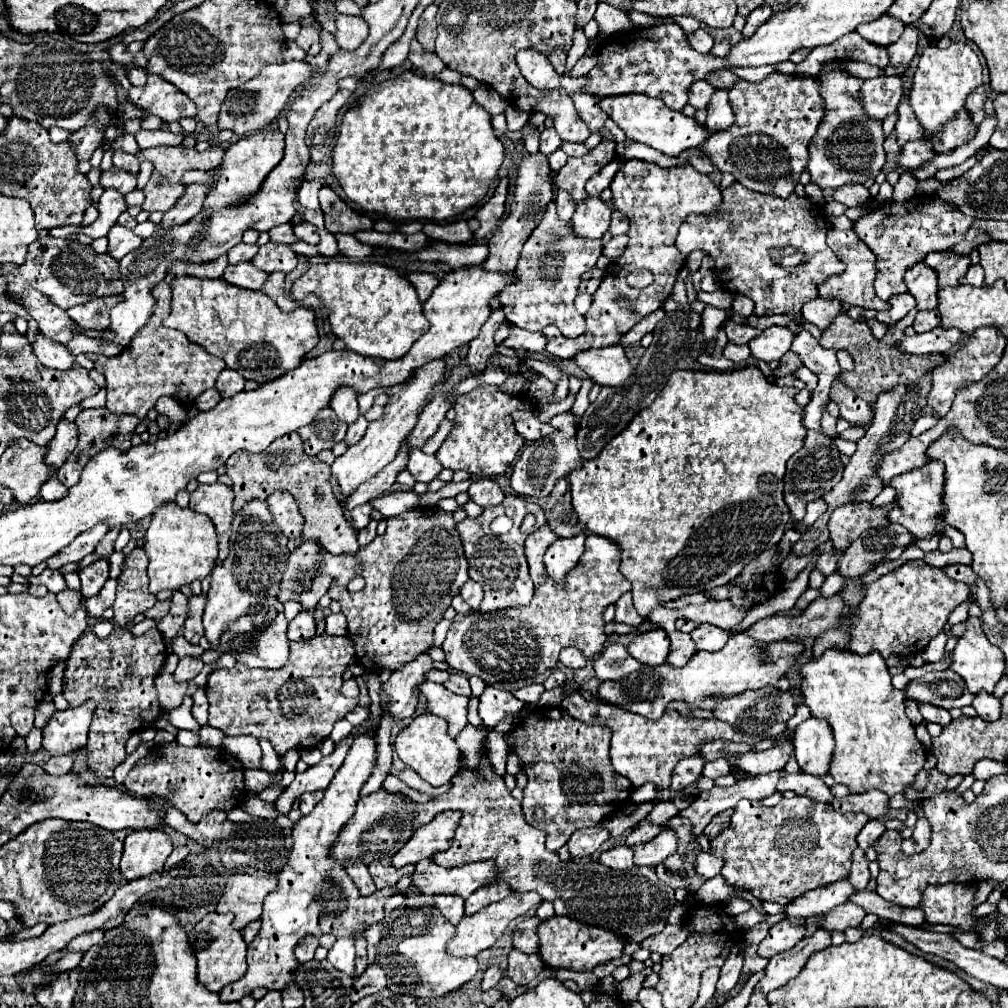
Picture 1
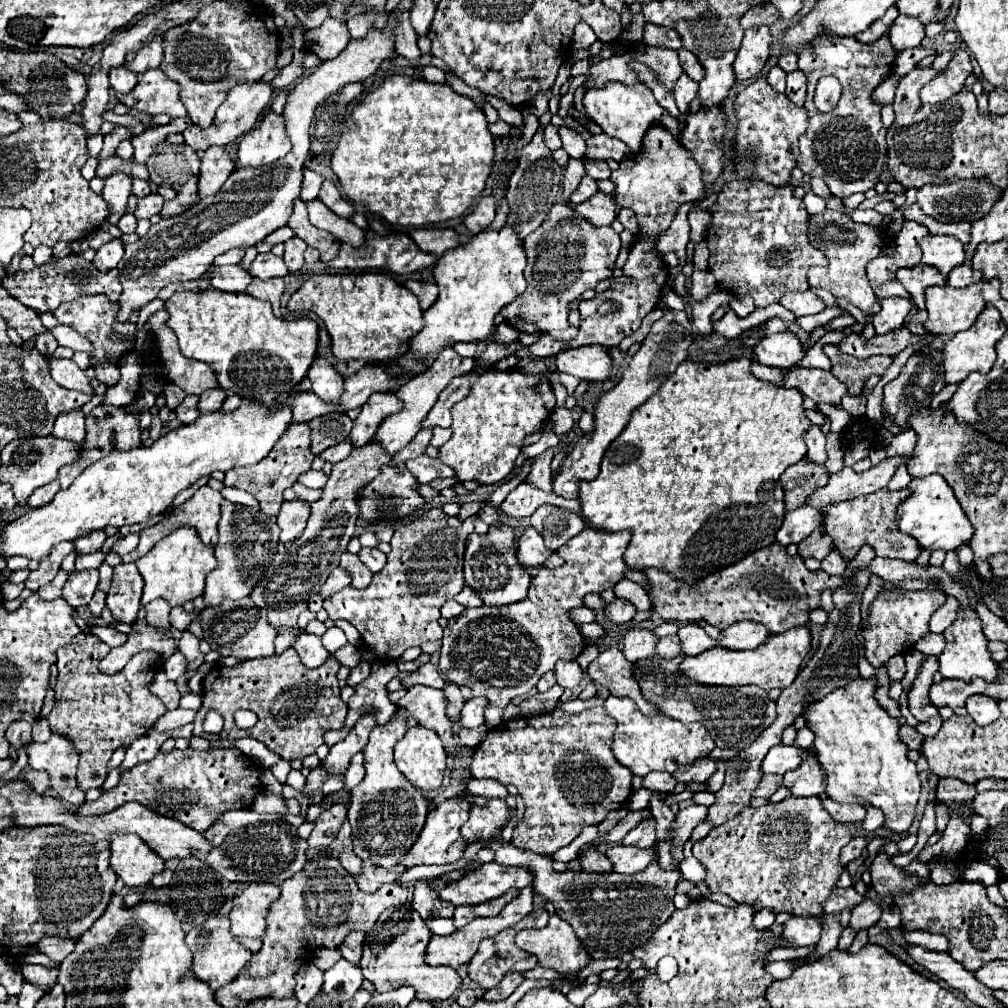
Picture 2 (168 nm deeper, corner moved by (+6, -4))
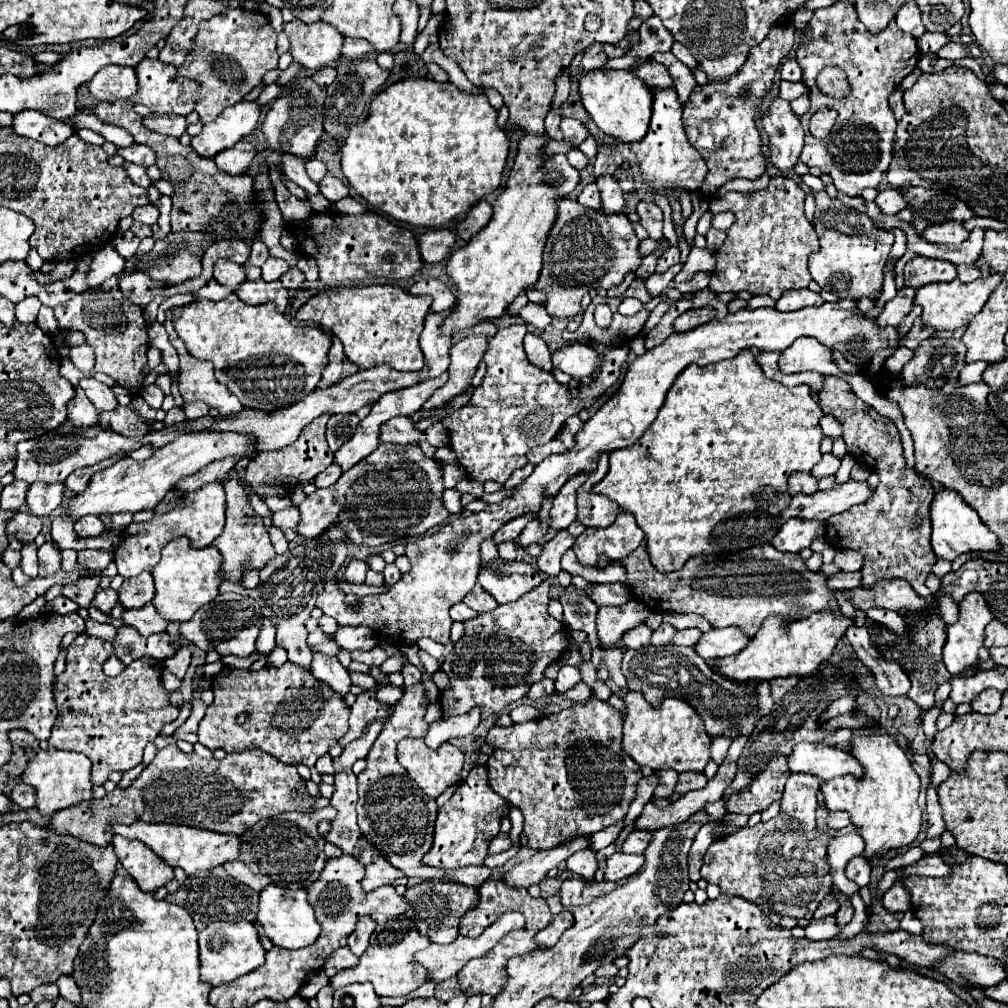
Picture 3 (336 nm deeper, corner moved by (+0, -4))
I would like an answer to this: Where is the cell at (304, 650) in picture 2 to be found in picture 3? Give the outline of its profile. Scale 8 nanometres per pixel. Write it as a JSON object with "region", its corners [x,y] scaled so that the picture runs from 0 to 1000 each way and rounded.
{"region":[[[312,647],[310,649],[308,665],[310,665],[310,669],[315,675],[323,677],[331,687],[337,687],[339,690],[343,690],[347,687],[347,671],[345,671],[345,665],[335,657],[333,651]]]}

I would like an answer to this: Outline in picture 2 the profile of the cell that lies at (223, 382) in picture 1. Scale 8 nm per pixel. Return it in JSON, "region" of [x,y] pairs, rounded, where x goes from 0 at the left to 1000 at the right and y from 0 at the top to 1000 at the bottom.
{"region":[[[212,385],[212,387],[204,387],[202,391],[198,391],[196,395],[196,409],[198,411],[206,411],[206,409],[214,409],[218,407],[222,395],[224,395],[224,387],[220,385]]]}

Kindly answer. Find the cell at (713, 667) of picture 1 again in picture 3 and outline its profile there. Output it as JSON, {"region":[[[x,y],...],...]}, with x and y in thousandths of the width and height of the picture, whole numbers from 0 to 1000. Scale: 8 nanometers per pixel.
{"region":[[[823,605],[823,607],[812,607],[812,609],[808,607],[808,611],[802,611],[798,615],[788,615],[782,621],[782,625],[778,625],[778,615],[764,611],[738,645],[734,645],[728,651],[710,653],[706,657],[706,663],[714,671],[732,675],[732,677],[766,675],[772,671],[802,671],[802,669],[808,669],[813,657],[825,649],[829,637],[845,619],[847,617],[839,613],[837,609]]]}

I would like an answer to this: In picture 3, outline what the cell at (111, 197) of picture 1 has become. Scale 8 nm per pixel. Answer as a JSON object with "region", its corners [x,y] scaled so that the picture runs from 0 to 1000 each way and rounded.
{"region":[[[123,163],[123,169],[125,169],[127,177],[129,177],[133,183],[137,183],[137,185],[141,185],[141,187],[147,187],[147,185],[151,183],[149,177],[147,177],[147,173],[145,173],[145,167],[139,167],[137,163]]]}

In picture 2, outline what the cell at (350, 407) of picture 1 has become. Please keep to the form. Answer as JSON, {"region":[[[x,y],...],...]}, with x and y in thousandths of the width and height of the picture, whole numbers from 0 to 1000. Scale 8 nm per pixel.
{"region":[[[315,353],[310,359],[310,365],[306,369],[306,377],[310,383],[310,389],[315,391],[323,399],[333,399],[341,389],[341,377],[329,363],[329,359],[321,353]]]}

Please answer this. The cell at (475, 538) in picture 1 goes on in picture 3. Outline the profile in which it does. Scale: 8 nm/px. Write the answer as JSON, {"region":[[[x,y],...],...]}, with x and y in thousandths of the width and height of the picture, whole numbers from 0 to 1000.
{"region":[[[494,554],[486,562],[478,562],[474,567],[474,579],[480,581],[484,589],[492,593],[492,597],[508,597],[524,589],[538,577],[534,565],[530,565],[524,558],[504,558]]]}

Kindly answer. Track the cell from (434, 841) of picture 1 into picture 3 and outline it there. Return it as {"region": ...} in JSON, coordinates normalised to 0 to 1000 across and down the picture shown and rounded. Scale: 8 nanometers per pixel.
{"region":[[[472,758],[464,772],[454,780],[450,790],[435,804],[431,837],[419,851],[419,857],[431,861],[460,861],[464,857],[478,857],[484,847],[486,831],[494,827],[496,810],[504,808],[504,798],[484,778],[482,760]]]}

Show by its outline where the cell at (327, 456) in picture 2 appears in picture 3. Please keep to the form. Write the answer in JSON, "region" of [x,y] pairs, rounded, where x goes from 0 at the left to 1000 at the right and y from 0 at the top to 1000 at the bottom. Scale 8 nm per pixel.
{"region":[[[329,458],[321,468],[317,468],[317,470],[313,472],[312,480],[313,480],[315,484],[325,484],[325,482],[329,482],[337,472],[339,472],[339,464],[337,464],[333,458]]]}

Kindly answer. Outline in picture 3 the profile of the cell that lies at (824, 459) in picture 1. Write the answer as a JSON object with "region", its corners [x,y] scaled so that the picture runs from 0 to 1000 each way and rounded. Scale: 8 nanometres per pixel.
{"region":[[[786,468],[782,474],[782,490],[808,490],[812,486],[812,476],[804,468]]]}

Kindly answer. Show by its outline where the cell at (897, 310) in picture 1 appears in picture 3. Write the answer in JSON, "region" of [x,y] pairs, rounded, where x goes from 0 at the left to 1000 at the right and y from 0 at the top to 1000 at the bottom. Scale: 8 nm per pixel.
{"region":[[[897,284],[897,286],[891,288],[891,292],[877,304],[875,312],[869,315],[869,321],[871,321],[873,325],[891,323],[891,321],[903,312],[905,300],[907,300],[907,288],[901,286],[901,284]]]}

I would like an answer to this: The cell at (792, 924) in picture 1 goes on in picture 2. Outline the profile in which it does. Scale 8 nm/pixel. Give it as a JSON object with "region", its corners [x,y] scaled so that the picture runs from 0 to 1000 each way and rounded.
{"region":[[[786,909],[778,917],[778,931],[790,938],[808,938],[815,923],[815,913],[812,911],[790,911]]]}

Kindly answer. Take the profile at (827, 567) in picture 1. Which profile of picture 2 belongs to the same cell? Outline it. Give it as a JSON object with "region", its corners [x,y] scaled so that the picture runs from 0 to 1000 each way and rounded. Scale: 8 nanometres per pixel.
{"region":[[[825,546],[821,550],[821,554],[815,556],[815,565],[821,567],[821,569],[835,569],[839,565],[839,556],[835,554],[835,550],[831,546]]]}

